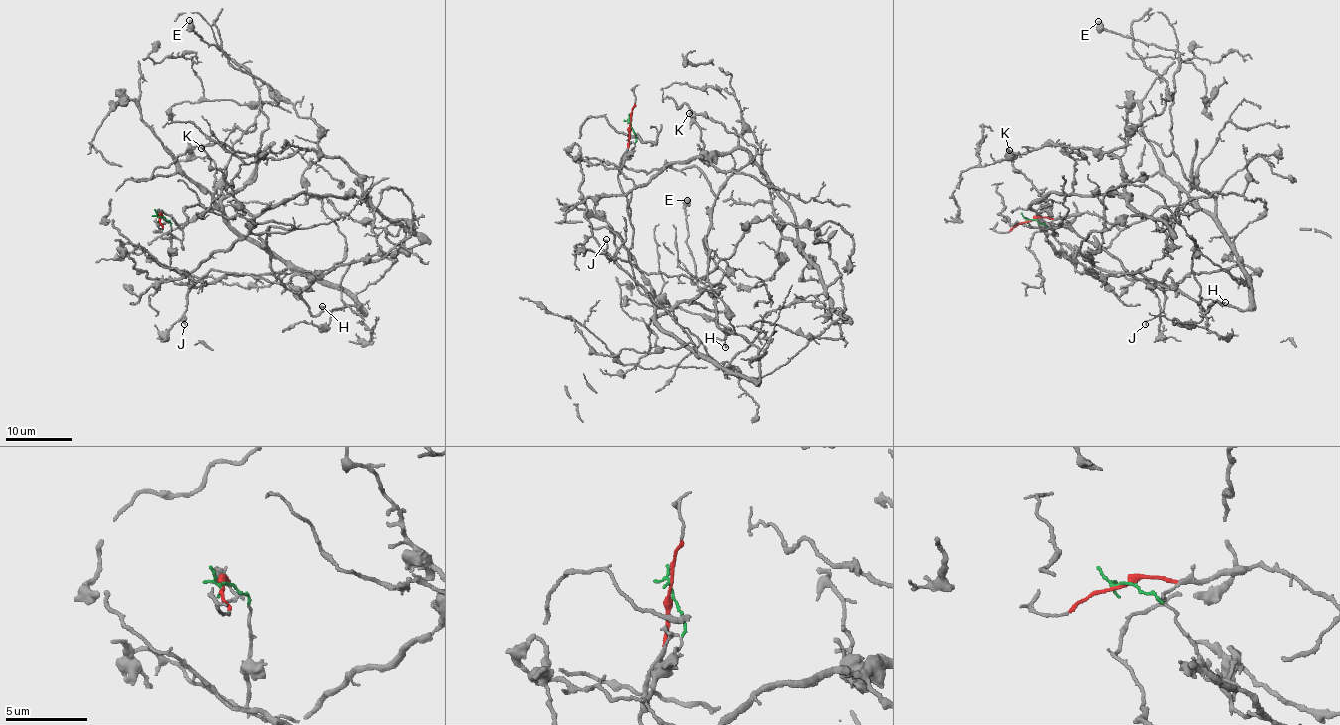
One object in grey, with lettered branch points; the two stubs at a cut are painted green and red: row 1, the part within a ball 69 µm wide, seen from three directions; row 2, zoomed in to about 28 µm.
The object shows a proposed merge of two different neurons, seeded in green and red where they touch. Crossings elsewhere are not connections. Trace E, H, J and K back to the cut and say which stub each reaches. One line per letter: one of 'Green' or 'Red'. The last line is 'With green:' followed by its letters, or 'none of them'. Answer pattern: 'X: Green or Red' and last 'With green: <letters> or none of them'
E: Red
H: Red
J: Green
K: Green
With green: J, K

